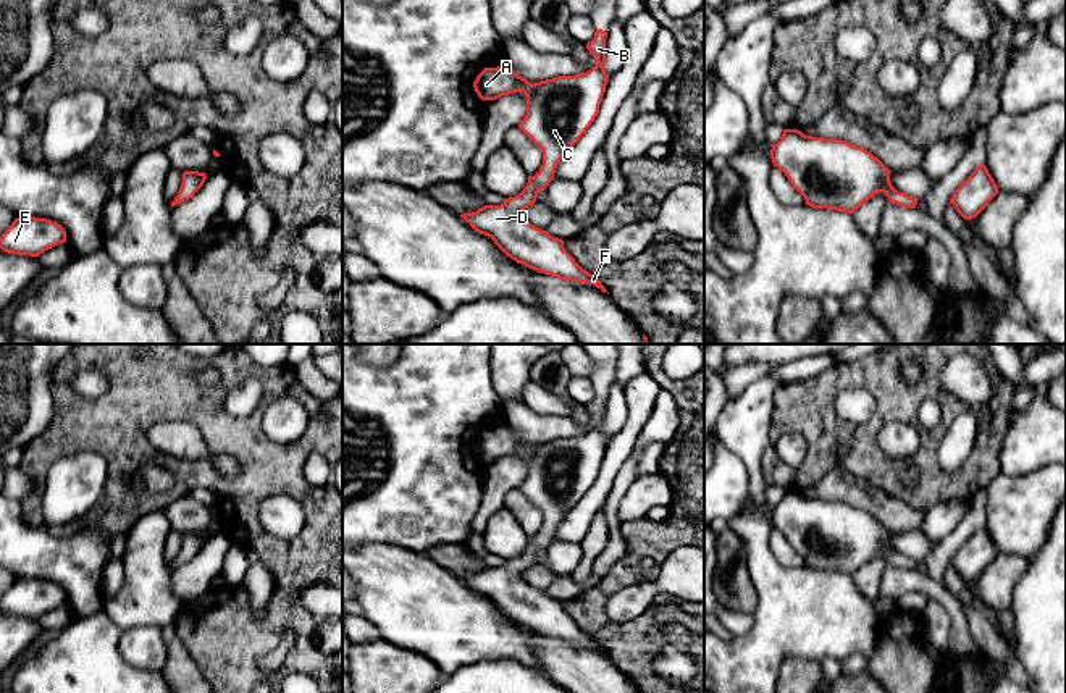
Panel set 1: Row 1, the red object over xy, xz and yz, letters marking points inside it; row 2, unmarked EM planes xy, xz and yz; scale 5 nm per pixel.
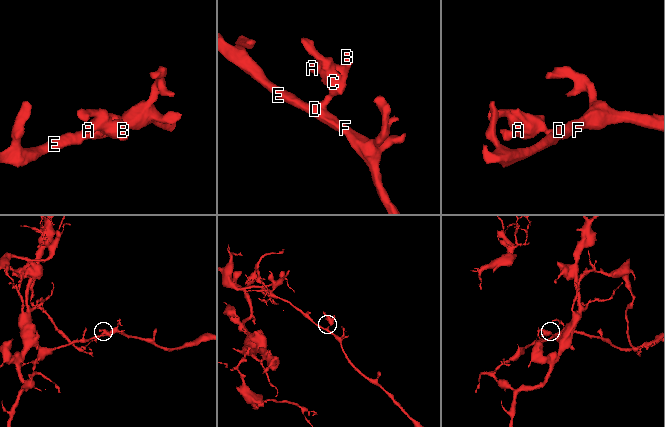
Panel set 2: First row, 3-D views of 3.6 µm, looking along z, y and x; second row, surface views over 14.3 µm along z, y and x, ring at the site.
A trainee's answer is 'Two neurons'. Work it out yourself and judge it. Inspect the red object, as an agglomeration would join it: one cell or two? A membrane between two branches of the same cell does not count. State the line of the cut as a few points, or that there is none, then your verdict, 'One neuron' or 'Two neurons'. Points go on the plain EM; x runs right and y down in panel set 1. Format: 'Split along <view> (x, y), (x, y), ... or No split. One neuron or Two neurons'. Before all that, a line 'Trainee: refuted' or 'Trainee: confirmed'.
Trainee: refuted
No split. One neuron

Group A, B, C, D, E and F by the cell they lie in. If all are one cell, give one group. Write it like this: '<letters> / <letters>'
A B C D E F

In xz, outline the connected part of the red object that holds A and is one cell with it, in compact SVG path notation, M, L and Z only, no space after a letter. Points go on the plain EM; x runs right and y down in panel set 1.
M596 389L594 401L586 405L590 417L596 418L594 428L575 438L556 438L552 441L528 444L518 438L509 425L497 430L485 430L475 441L473 449L481 462L496 462L502 457L523 454L527 459L527 477L518 489L541 510L543 527L535 538L528 538L525 551L515 557L504 561L501 567L485 567L472 575L460 577L476 594L485 596L512 622L522 625L538 635L551 636L559 641L590 645L607 654L601 643L583 632L575 620L565 612L564 603L551 598L525 582L523 572L536 564L538 554L546 551L554 541L556 530L569 510L591 488L599 475L599 467L606 454L609 438L606 436L606 399L607 394Z

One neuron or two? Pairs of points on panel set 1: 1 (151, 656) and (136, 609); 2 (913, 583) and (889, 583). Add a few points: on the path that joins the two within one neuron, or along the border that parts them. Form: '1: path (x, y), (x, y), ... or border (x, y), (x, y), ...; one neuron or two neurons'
1: border (162, 627), (136, 625), (121, 632); two neurons
2: path (906, 583), (895, 583); one neuron

